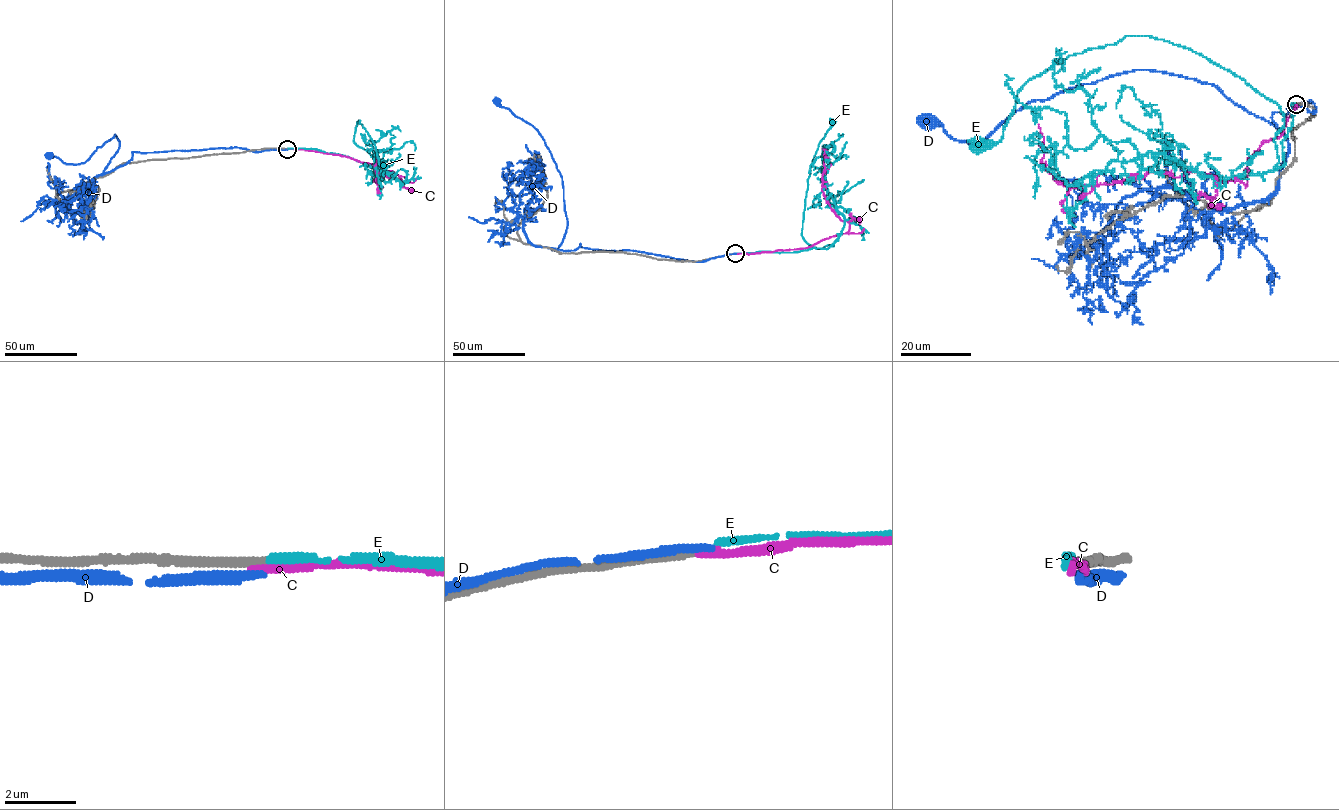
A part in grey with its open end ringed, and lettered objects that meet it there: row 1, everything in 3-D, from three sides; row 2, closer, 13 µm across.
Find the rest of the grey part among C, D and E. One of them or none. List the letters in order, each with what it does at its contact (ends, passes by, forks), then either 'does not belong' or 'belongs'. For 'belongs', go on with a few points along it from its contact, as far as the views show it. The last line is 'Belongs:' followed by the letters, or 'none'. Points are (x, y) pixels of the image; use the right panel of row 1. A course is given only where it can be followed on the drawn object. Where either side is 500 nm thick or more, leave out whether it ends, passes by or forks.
C: it ends there; does not belong
D: it ends there; does not belong
E: it ends there; does not belong
Belongs: none

